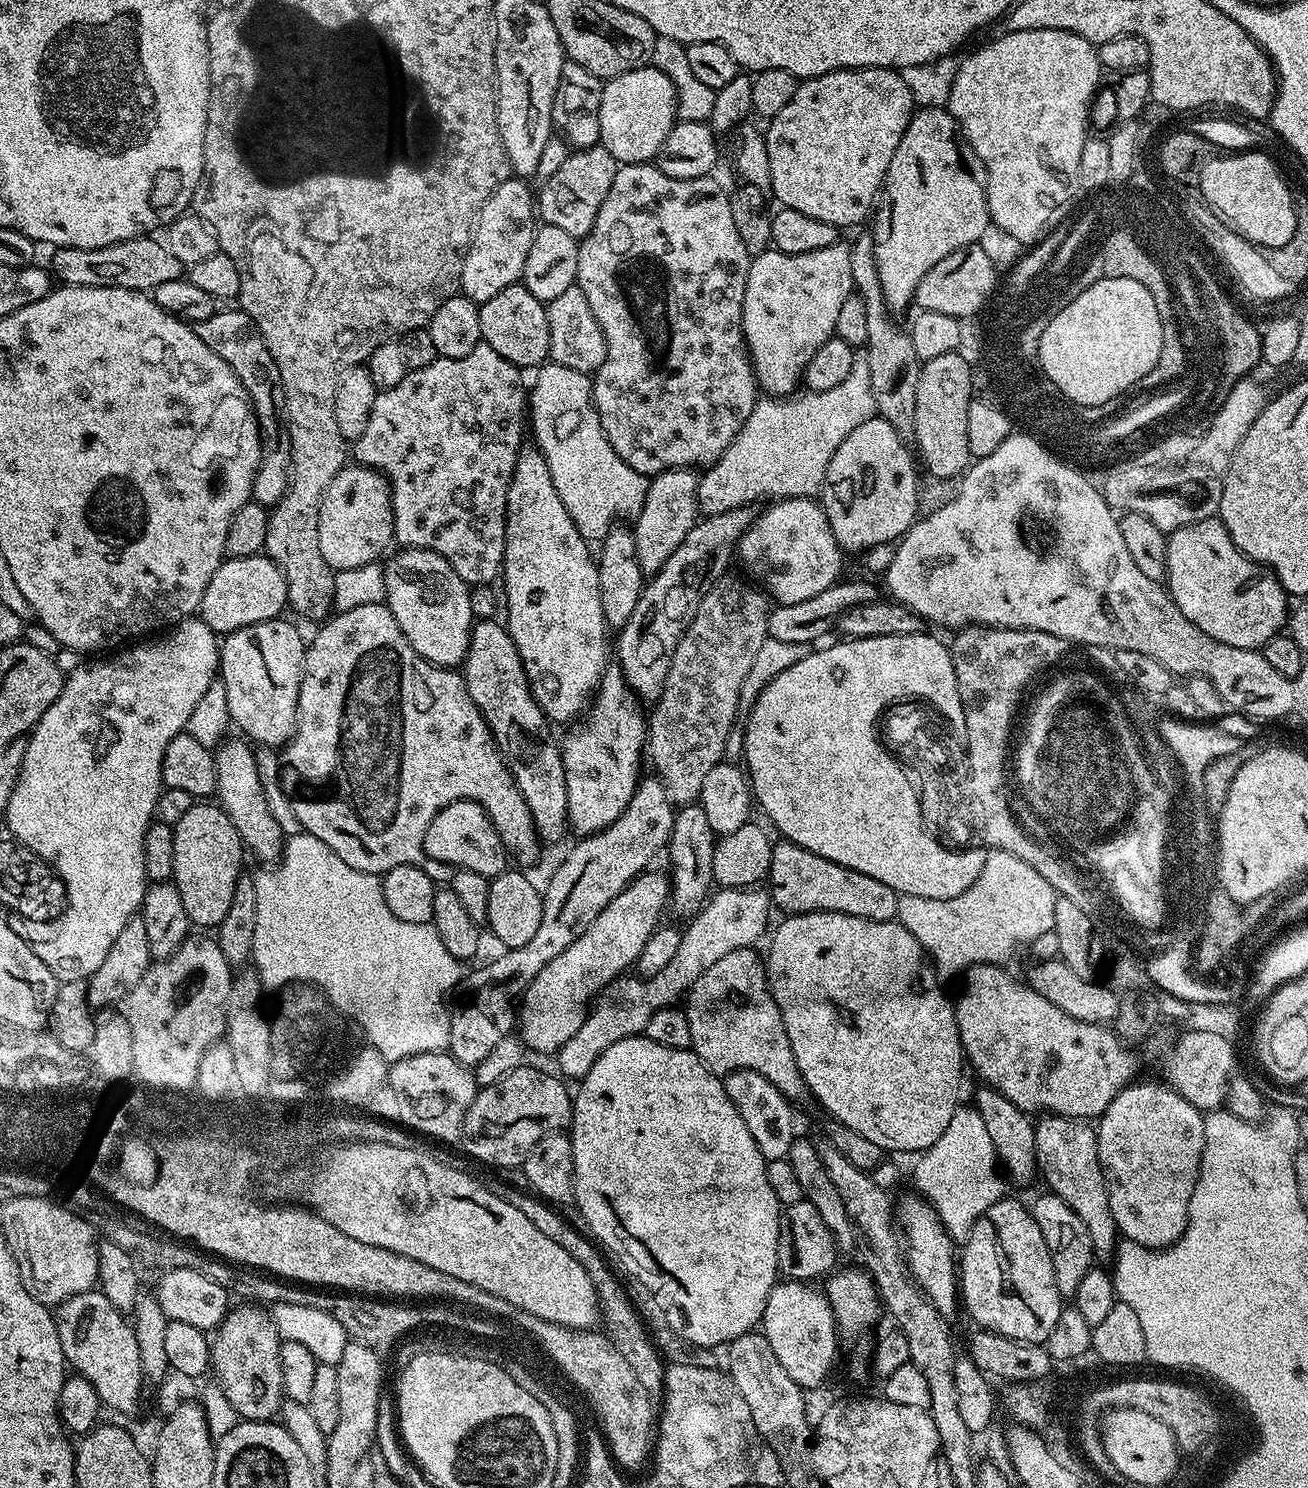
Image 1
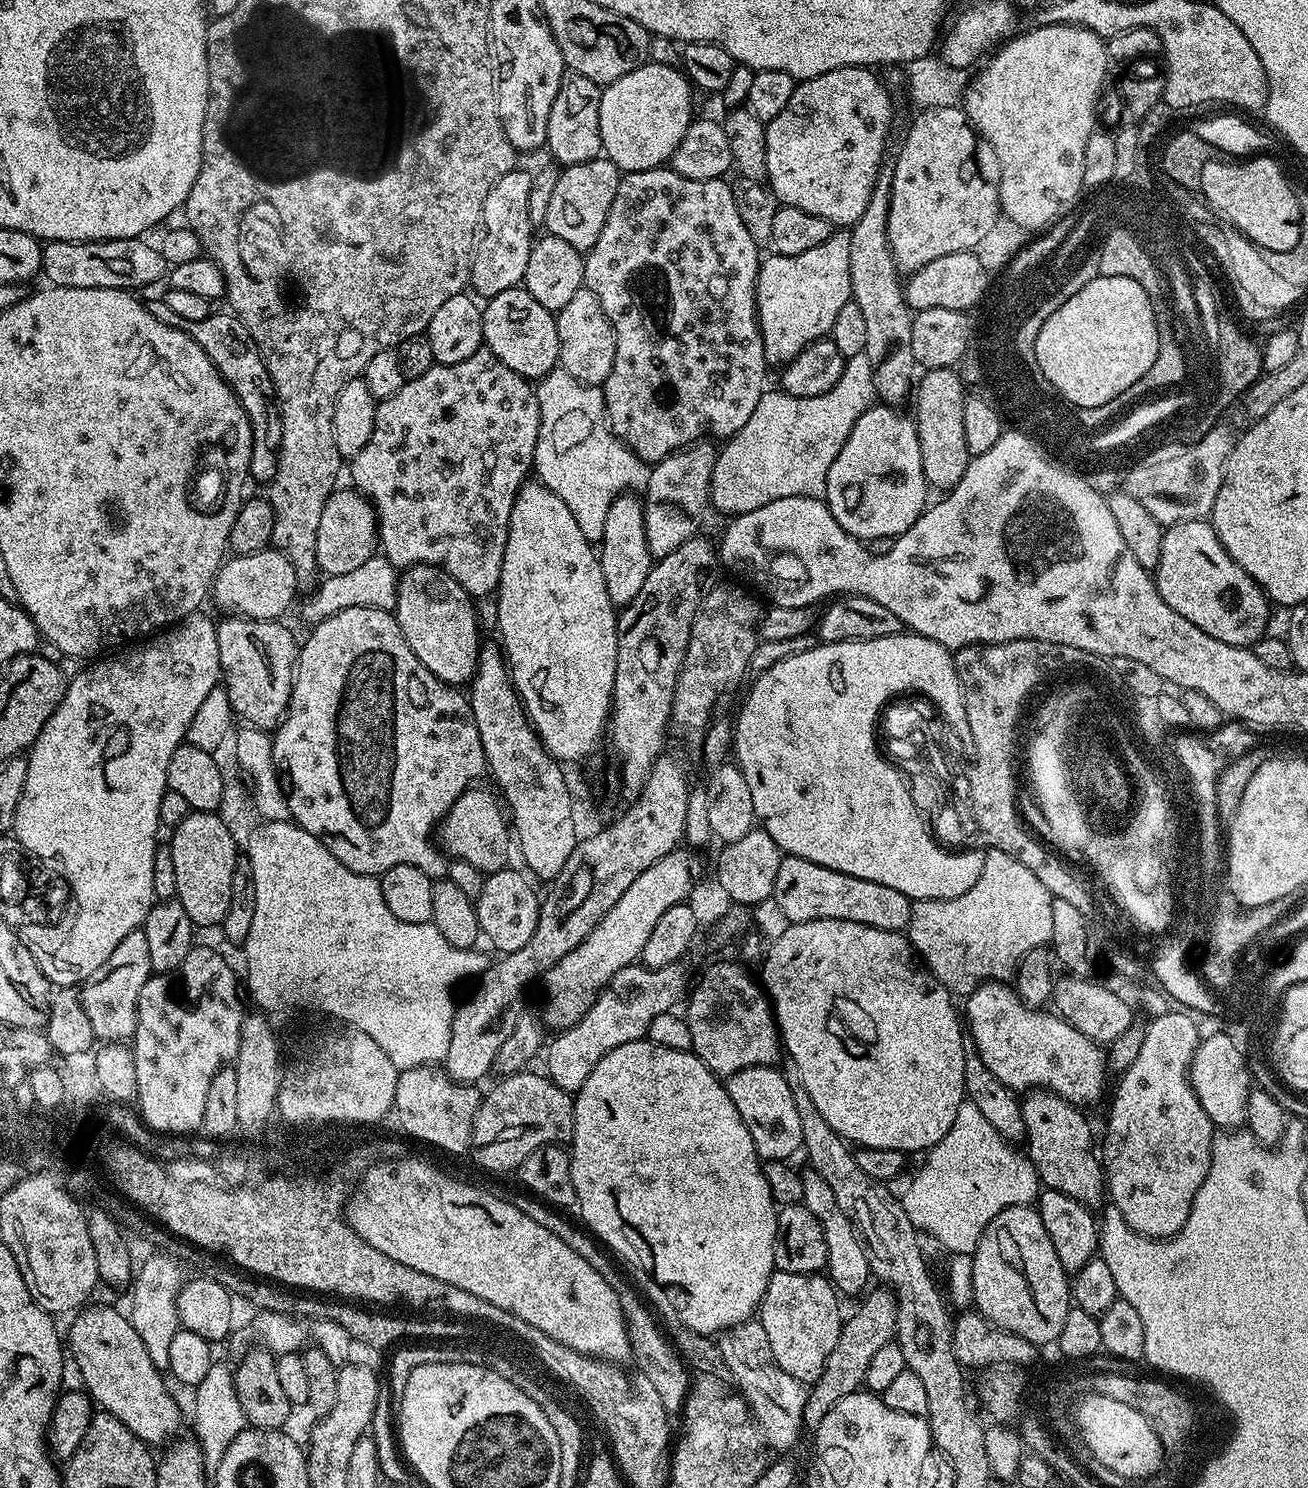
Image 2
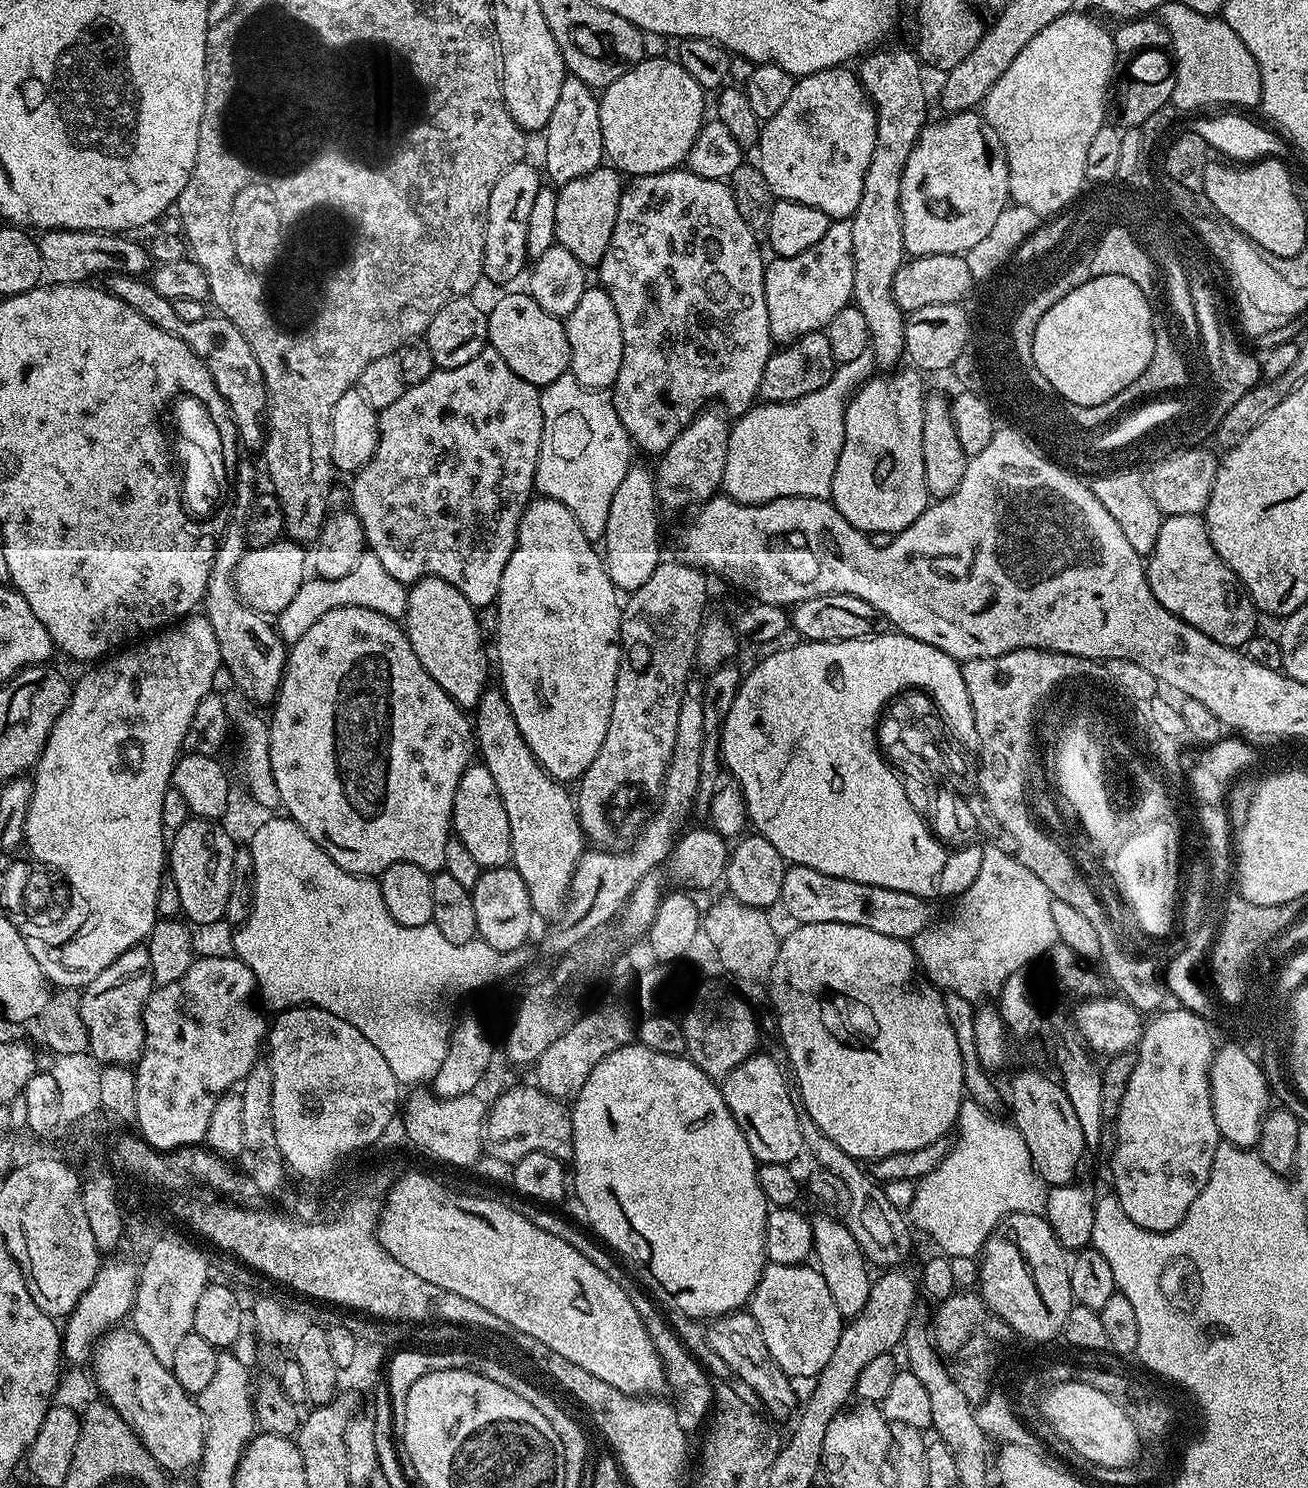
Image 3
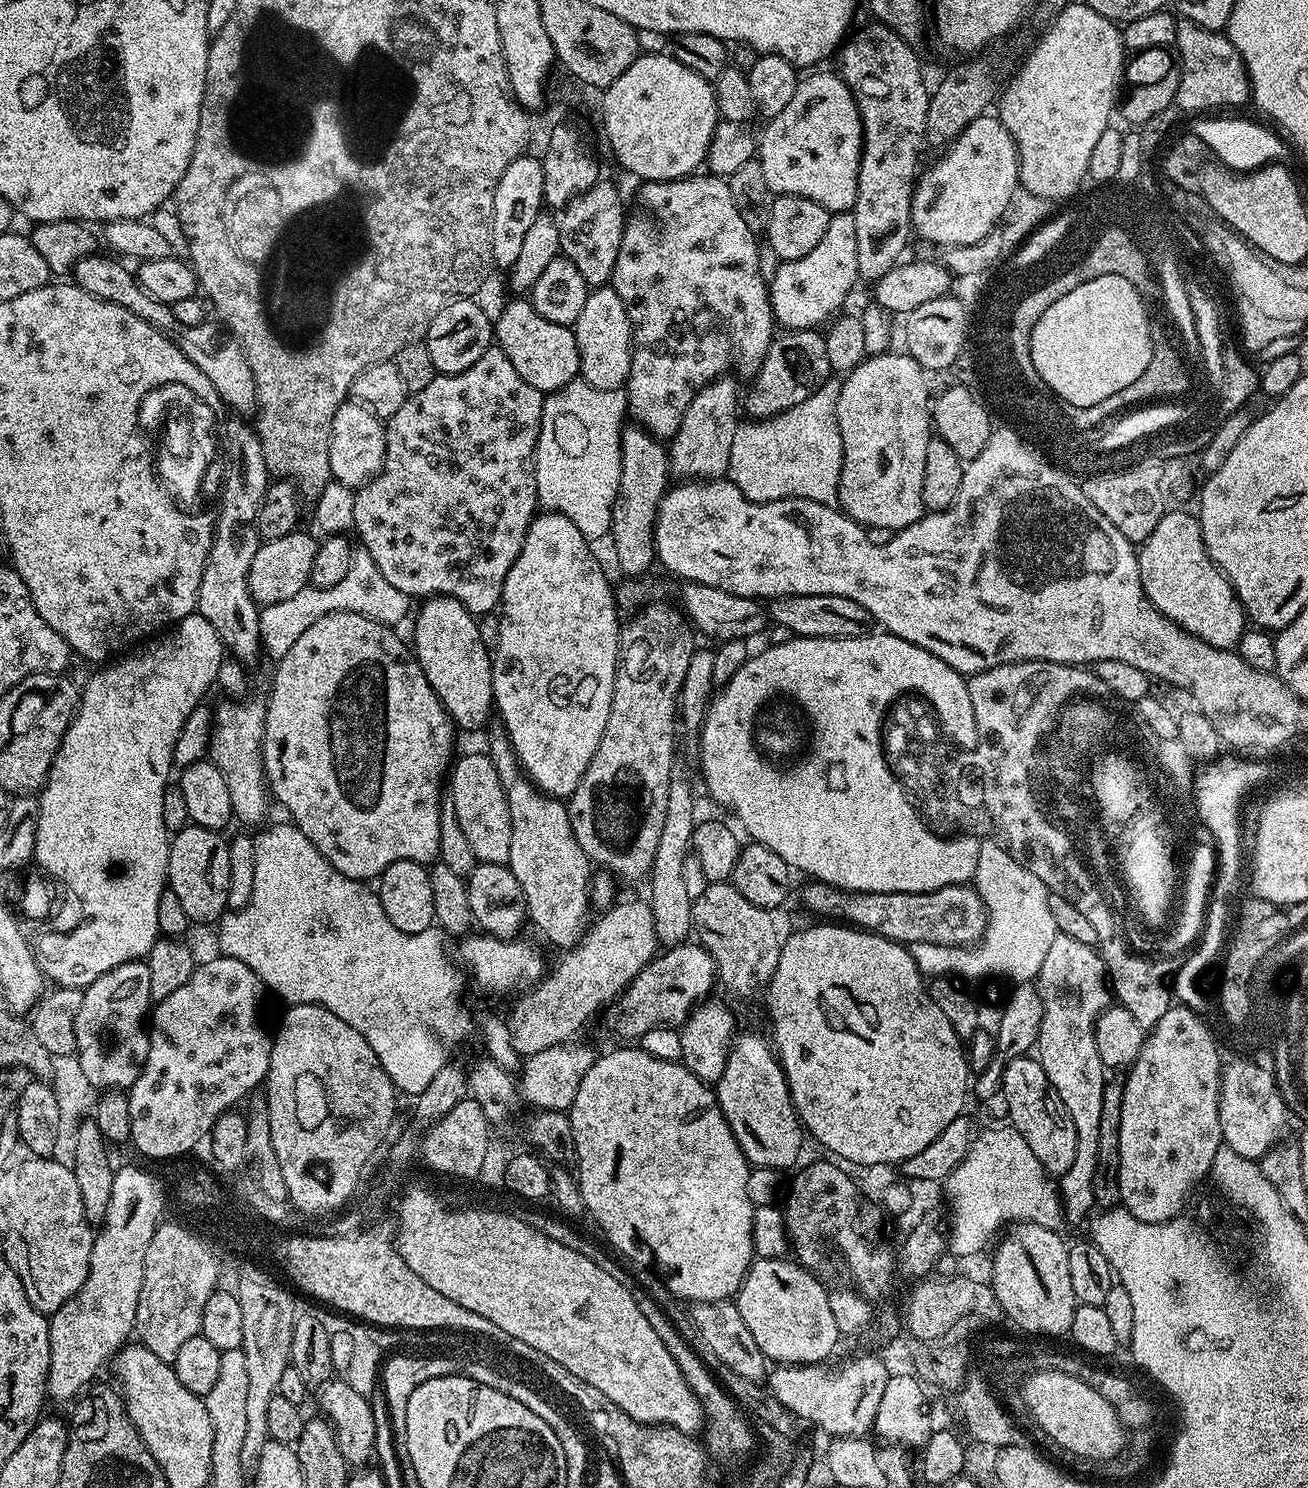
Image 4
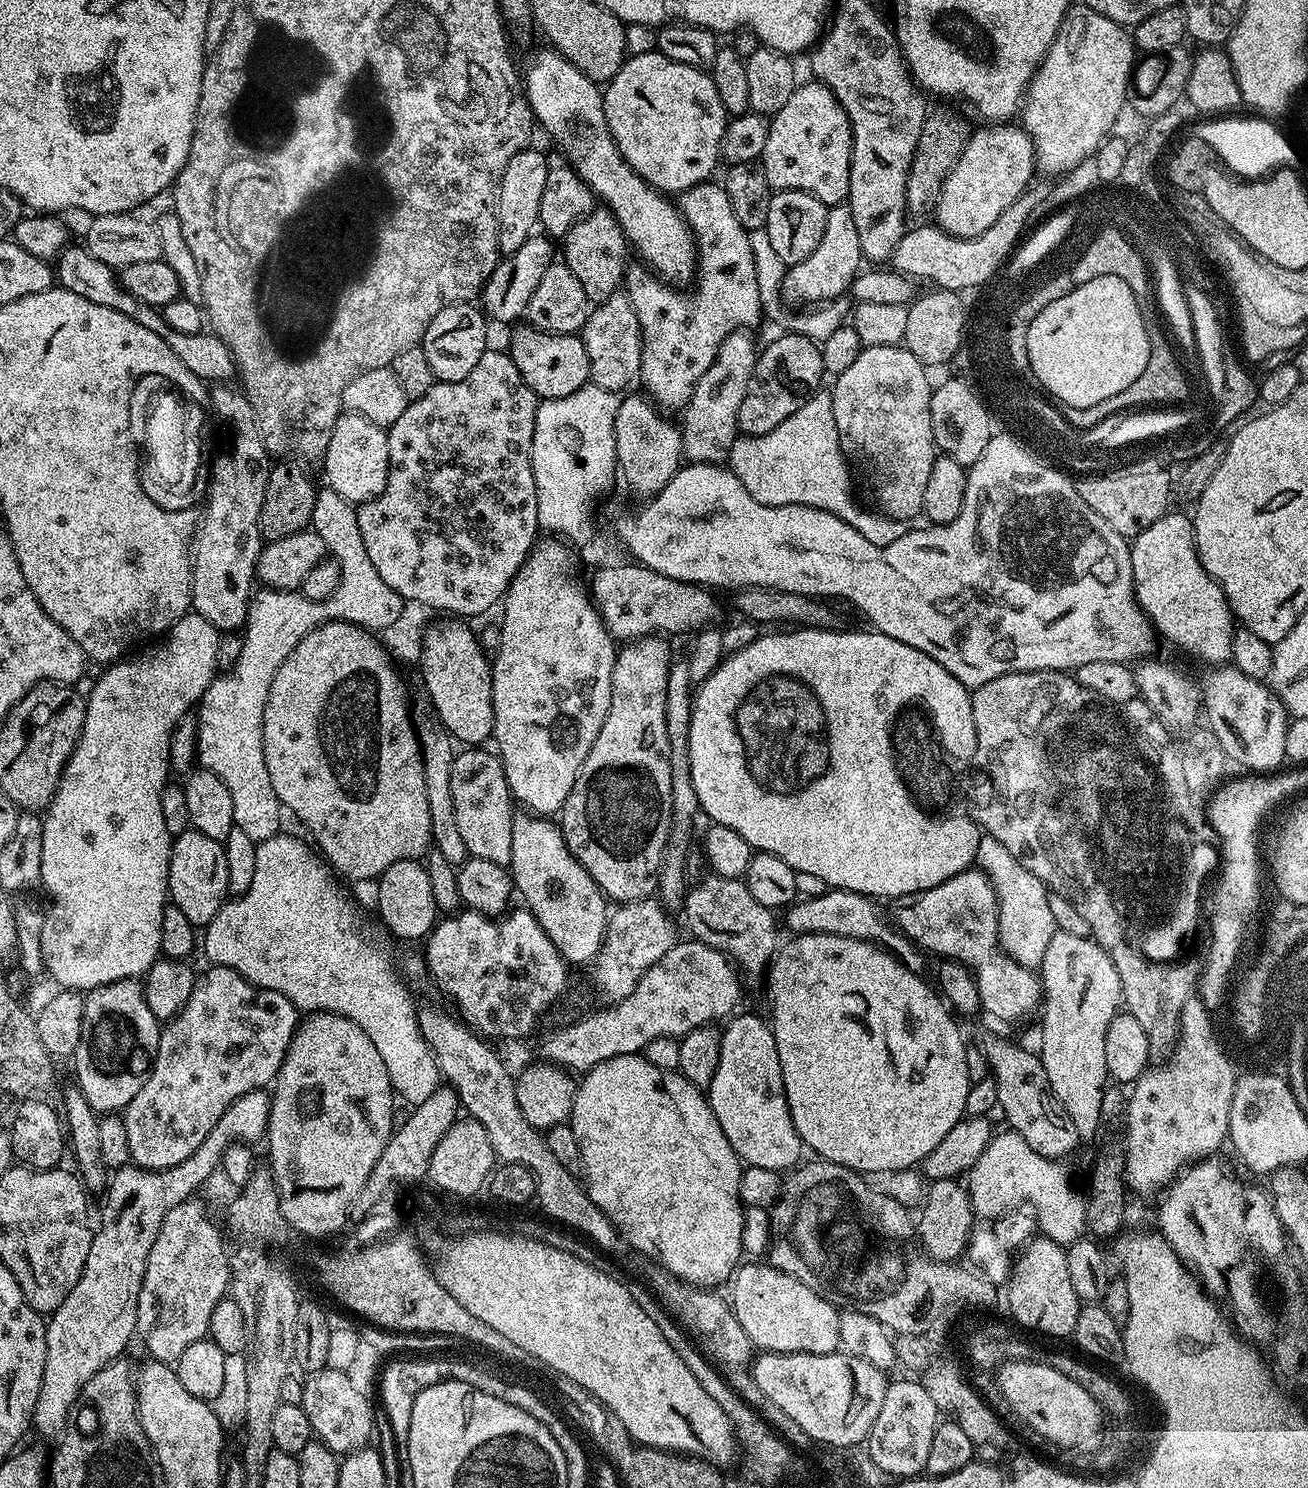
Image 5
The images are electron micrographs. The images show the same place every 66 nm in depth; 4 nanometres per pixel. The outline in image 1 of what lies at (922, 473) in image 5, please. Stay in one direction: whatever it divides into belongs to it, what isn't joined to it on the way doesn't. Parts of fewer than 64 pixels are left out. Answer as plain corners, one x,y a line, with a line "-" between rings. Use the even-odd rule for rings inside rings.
877,414
862,422
862,426
850,430
850,434
846,434
846,442
842,442
838,450
834,450
834,458
830,458
830,466
824,475
822,507
830,522
830,530
834,530
834,538
845,553
867,553
869,550
875,550
882,542
899,541
916,523
916,507
920,504
920,480
916,477
918,464
914,459
913,449
909,445
908,449
904,444
907,444
905,437
900,436
898,430
890,426
890,422
886,422

